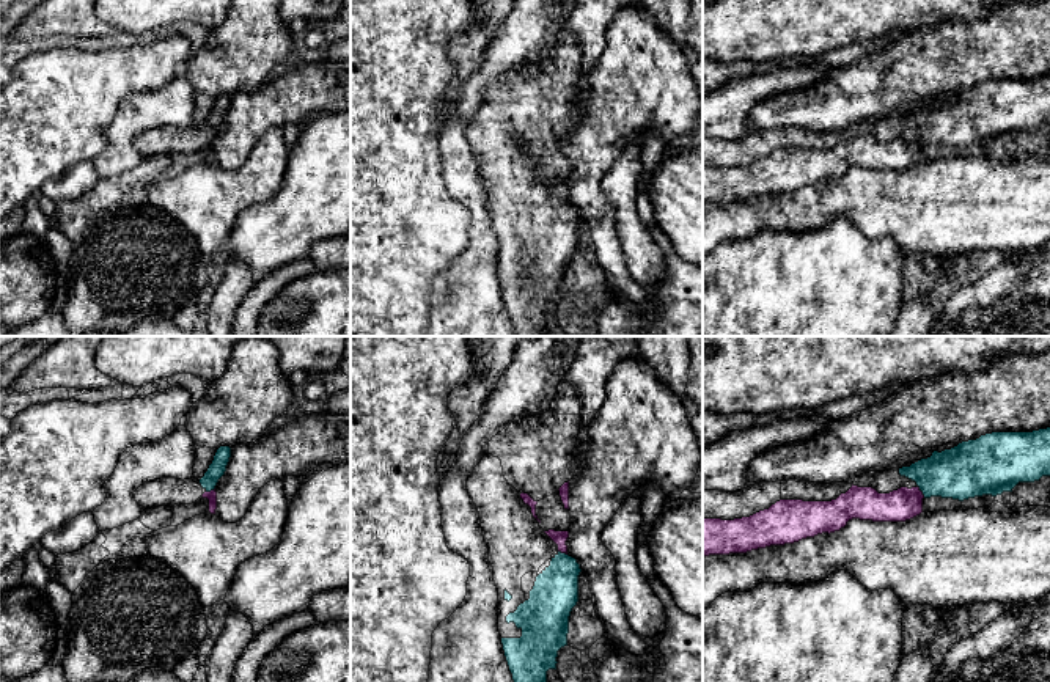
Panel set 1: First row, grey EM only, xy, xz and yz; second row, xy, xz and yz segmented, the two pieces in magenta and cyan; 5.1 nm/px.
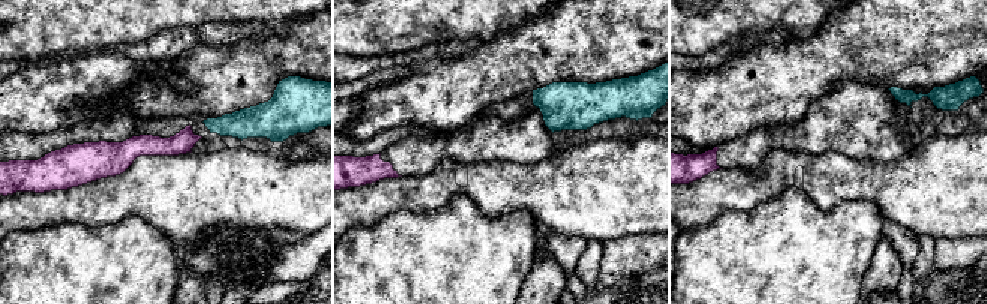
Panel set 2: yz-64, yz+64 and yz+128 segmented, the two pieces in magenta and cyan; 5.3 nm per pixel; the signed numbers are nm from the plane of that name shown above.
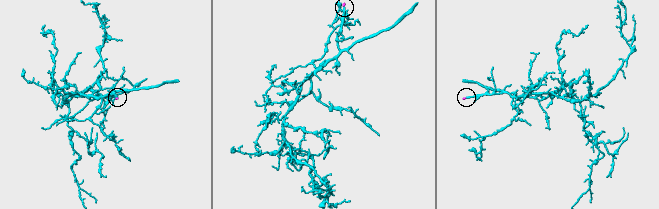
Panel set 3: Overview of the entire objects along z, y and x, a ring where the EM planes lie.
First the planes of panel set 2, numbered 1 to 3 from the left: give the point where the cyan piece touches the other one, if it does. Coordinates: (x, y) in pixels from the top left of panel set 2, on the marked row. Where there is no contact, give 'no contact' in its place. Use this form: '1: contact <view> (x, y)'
1: no contact
2: no contact
3: no contact

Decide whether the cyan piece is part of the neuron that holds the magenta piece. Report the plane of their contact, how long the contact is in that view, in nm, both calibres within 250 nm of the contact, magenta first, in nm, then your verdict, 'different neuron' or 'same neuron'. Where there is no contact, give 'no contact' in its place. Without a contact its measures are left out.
contact in yz; length 70 nm; calibres 170 and 280 nm; different neuron

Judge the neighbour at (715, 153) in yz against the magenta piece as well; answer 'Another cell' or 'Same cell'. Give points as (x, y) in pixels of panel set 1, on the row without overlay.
Another cell

